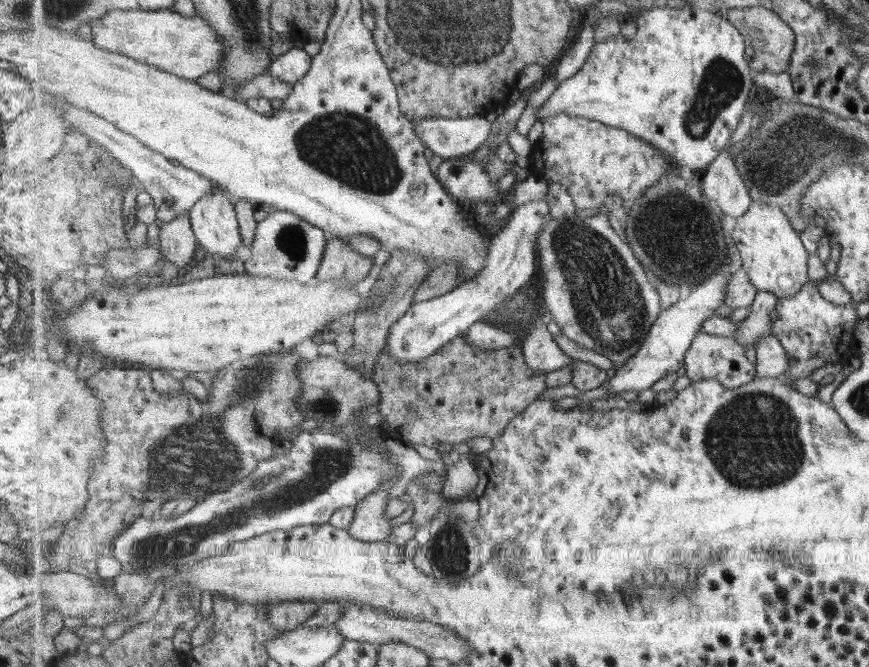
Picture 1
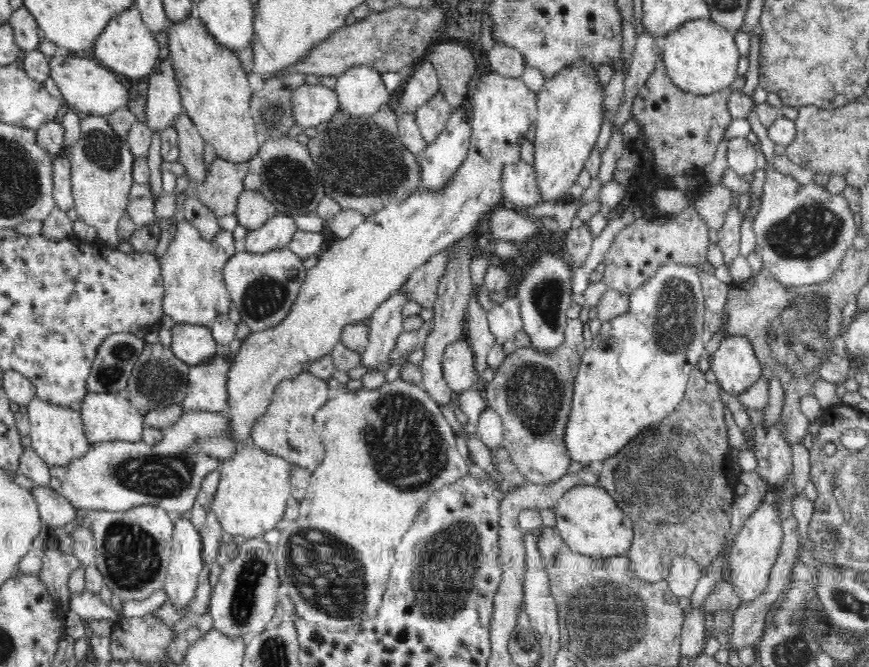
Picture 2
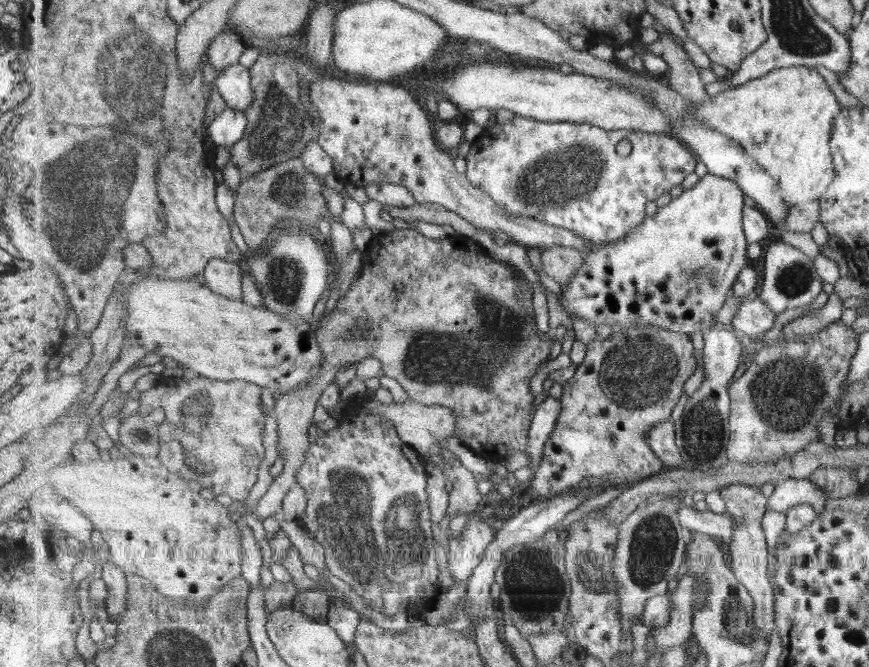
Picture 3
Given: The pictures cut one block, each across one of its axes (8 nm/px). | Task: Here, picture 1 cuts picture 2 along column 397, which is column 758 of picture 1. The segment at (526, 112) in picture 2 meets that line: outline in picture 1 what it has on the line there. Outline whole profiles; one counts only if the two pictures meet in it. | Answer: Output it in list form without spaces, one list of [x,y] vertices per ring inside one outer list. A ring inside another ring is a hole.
[[[753,201],[750,210],[743,217],[733,221],[729,236],[740,253],[742,267],[758,291],[771,292],[778,299],[793,298],[795,294],[799,293],[799,290],[809,284],[808,258],[810,254],[802,242],[800,232],[792,226],[791,219],[781,206],[769,206],[769,203]]]

